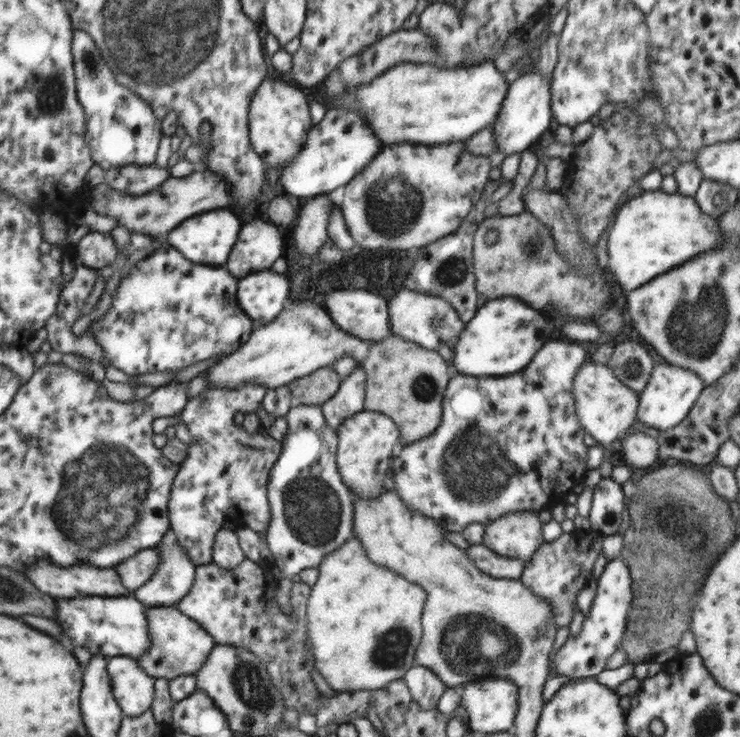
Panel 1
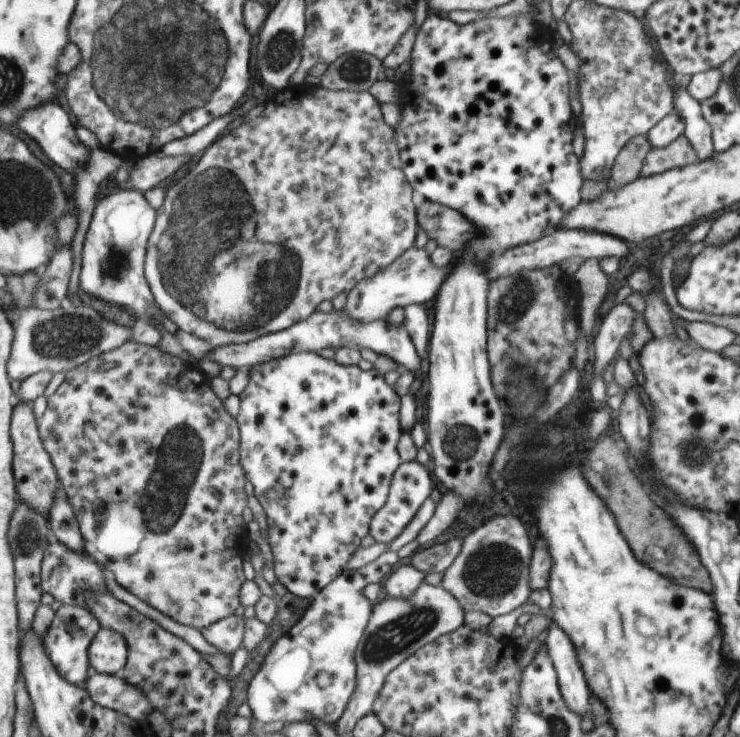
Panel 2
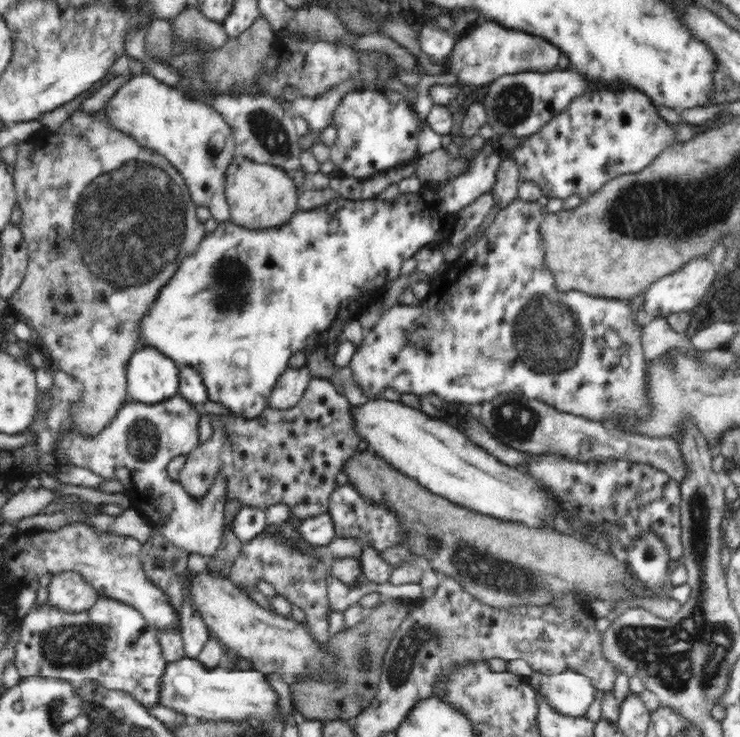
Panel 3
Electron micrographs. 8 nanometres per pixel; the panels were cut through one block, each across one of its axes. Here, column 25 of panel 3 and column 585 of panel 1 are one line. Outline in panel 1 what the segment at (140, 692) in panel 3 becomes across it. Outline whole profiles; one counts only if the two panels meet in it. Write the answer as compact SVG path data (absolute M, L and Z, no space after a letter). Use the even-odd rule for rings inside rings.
M620 558L605 563L603 571L597 578L597 590L595 590L595 598L591 602L589 613L581 620L581 632L575 638L567 636L562 646L554 653L549 677L557 675L571 679L595 677L606 668L606 659L609 655L621 649L621 640L625 634L623 626L628 624L628 612L631 610L629 608L631 580L628 565Z

